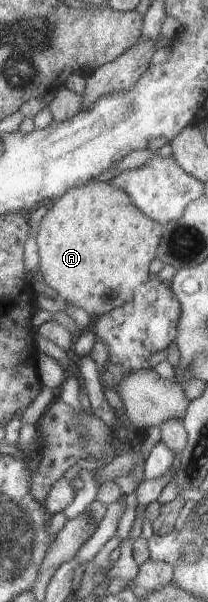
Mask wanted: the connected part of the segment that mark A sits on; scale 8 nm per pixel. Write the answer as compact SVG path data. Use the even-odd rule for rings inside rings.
M91 180L88 185L72 188L66 195L63 195L61 198L59 197L53 203L47 205L41 211L38 220L37 228L39 232L36 236L36 242L38 245L38 254L40 255L39 272L46 284L52 287L58 293L59 297L68 301L68 303L84 309L92 318L107 314L109 311L122 307L126 302L132 301L132 299L135 298L138 287L148 281L148 265L150 265L150 261L154 259L154 251L157 250L163 235L163 224L150 219L148 215L134 203L132 196L128 192L113 186L113 183L108 180L105 182Z

